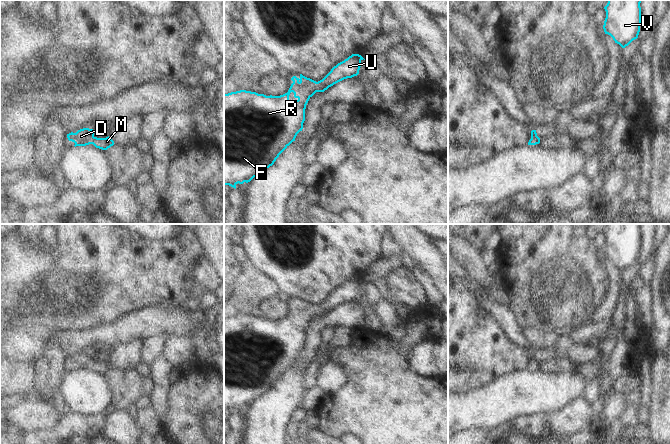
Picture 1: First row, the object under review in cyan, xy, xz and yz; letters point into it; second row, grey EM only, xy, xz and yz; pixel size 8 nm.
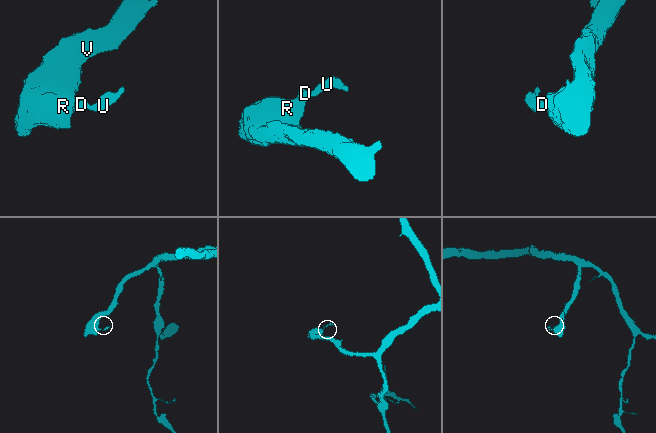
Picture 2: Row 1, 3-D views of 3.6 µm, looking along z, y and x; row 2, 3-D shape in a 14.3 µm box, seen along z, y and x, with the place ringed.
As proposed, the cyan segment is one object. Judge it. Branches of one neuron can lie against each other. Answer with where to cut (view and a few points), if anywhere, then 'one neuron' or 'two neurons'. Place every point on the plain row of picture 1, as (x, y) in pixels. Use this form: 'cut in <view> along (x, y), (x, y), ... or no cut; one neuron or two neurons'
no cut; one neuron

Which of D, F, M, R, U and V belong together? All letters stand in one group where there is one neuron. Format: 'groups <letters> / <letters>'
groups D F M R U V

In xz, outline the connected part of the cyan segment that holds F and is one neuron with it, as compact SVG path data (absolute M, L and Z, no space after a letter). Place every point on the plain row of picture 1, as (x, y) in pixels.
M352 278L318 306L302 298L299 302L293 300L288 316L280 320L266 320L246 314L224 318L224 409L236 413L238 407L248 407L272 390L302 355L309 323L316 316L324 316L344 303L357 300L363 283L359 278Z

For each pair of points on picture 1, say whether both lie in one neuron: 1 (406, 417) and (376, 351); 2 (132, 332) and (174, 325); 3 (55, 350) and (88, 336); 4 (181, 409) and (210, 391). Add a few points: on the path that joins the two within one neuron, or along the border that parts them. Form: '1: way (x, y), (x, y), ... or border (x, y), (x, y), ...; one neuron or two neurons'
1: way (390, 401), (384, 395), (378, 367); one neuron
2: way (142, 325), (164, 325); one neuron
3: border (59, 346), (67, 355); two neurons
4: way (188, 402), (199, 391), (203, 391); one neuron

